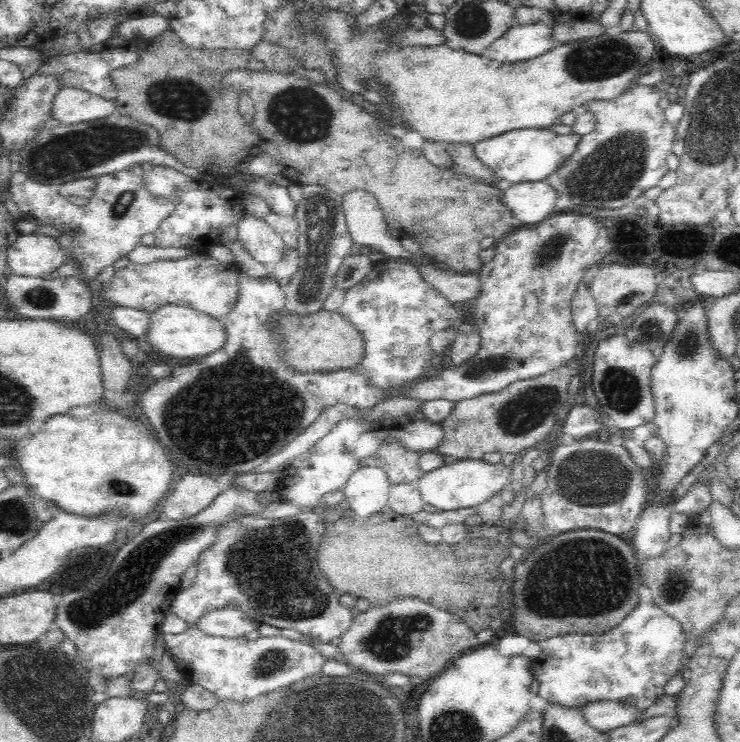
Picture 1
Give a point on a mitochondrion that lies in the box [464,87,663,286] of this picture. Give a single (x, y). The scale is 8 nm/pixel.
(610, 174)

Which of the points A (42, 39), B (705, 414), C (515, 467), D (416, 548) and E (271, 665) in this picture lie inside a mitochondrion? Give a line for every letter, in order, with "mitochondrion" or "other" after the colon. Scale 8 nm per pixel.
A: other
B: other
C: other
D: other
E: mitochondrion

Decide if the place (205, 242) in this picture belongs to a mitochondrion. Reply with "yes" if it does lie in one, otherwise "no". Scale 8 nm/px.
no

